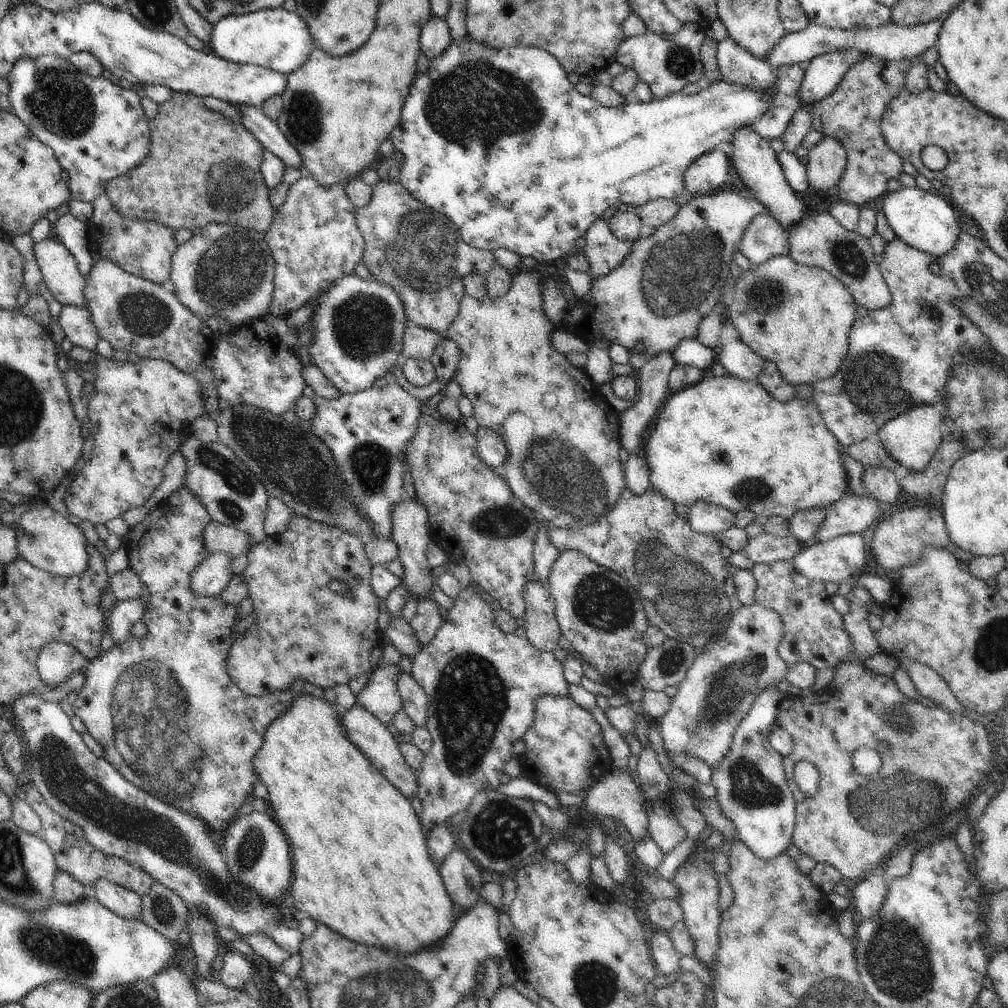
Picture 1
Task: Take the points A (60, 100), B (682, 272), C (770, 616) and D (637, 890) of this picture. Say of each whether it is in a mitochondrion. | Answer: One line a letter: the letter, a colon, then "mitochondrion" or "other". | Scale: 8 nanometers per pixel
A: mitochondrion
B: mitochondrion
C: other
D: other

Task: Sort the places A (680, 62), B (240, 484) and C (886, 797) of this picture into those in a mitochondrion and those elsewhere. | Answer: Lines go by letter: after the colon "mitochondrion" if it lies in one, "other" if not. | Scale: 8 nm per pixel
A: mitochondrion
B: mitochondrion
C: mitochondrion

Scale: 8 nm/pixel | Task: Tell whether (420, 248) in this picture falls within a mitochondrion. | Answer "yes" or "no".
yes

